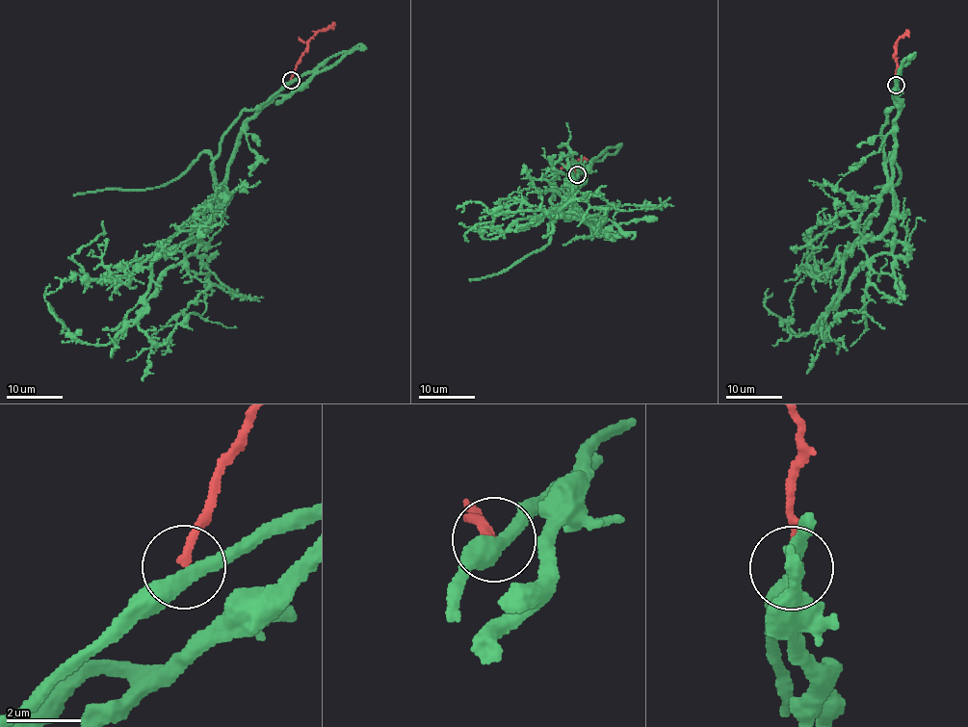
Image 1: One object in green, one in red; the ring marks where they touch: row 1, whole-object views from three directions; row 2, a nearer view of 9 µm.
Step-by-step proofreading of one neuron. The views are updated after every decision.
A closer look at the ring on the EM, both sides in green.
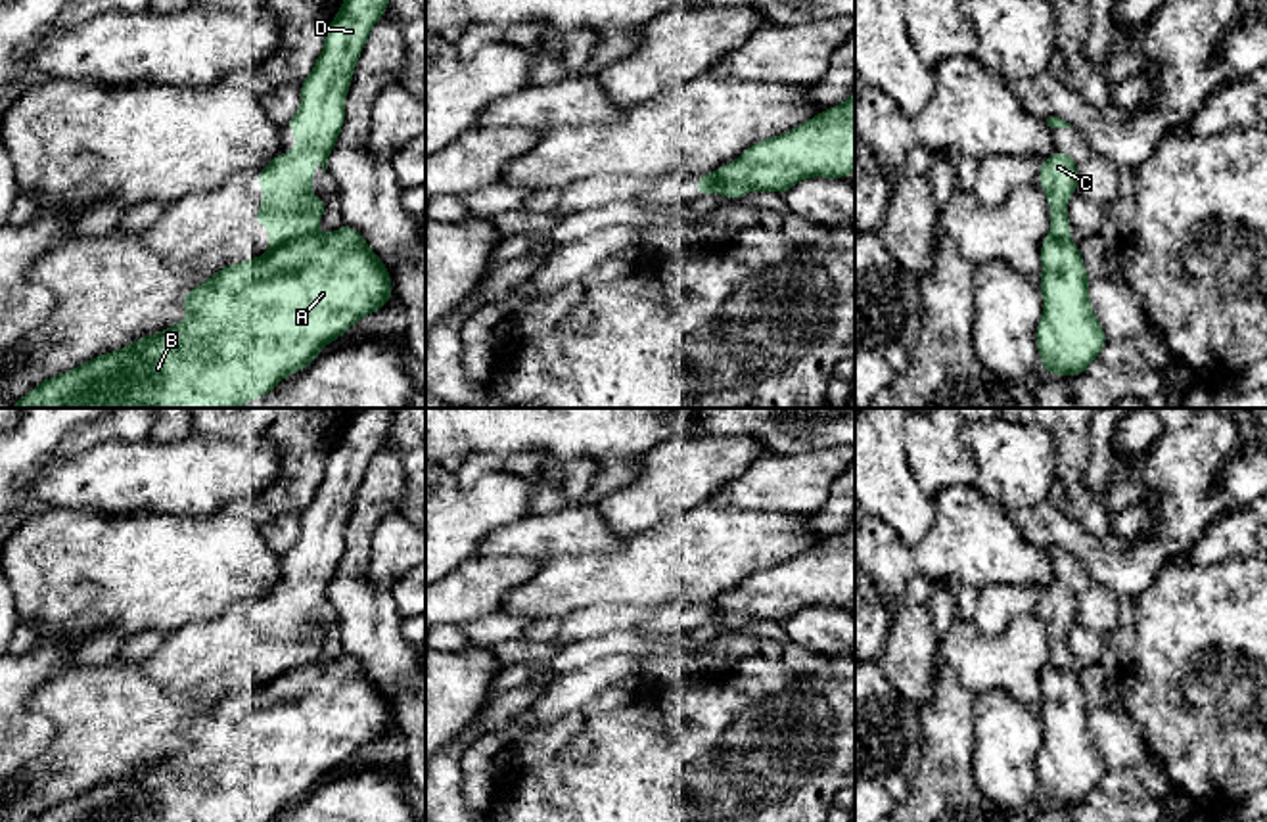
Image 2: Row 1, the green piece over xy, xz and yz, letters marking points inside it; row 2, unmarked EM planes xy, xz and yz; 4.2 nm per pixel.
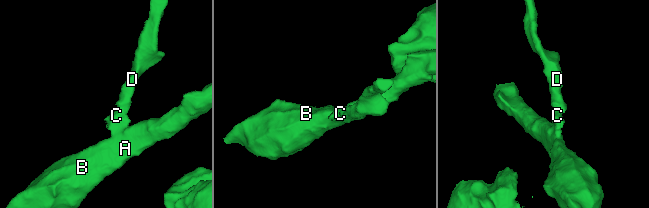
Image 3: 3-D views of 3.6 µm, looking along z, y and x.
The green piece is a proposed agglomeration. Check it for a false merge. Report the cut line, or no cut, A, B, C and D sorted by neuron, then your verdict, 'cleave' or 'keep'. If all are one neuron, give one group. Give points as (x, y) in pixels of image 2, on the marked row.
xy (313, 230), (288, 238), (271, 250) | A B / C D | cleave

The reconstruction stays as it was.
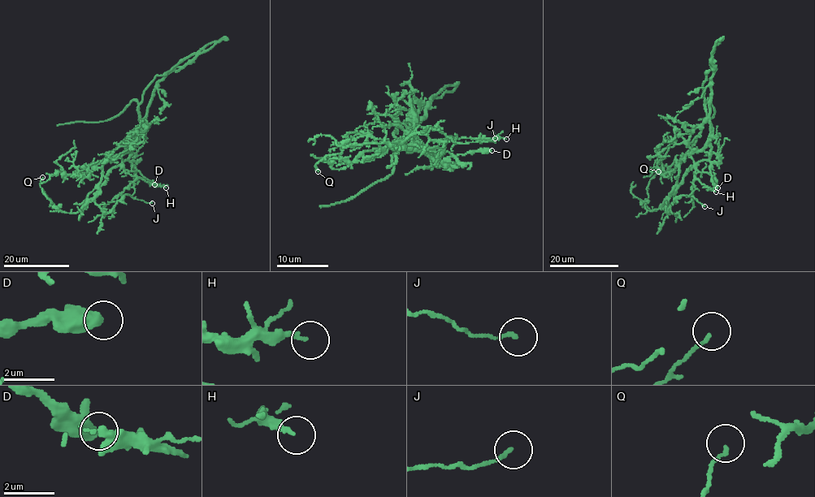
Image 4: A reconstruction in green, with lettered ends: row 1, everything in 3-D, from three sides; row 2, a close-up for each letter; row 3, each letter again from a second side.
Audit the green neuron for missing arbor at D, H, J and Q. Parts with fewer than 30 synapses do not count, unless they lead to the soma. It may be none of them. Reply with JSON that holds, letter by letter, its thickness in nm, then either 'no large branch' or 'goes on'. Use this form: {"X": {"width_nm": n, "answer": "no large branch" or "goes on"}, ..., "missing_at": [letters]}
{"D": {"width_nm": 500, "answer": "no large branch"}, "H": {"width_nm": 160, "answer": "no large branch"}, "J": {"width_nm": 120, "answer": "no large branch"}, "Q": {"width_nm": 110, "answer": "no large branch"}, "missing_at": []}

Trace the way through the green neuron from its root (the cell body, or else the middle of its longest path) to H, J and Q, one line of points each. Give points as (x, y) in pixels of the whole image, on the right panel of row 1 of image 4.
H: (695, 141), (681, 159), (691, 154), (695, 178), (716, 192)
J: (695, 141), (681, 157), (676, 185), (665, 208), (668, 213), (671, 205), (683, 195), (694, 196), (704, 206)
Q: (695, 141), (681, 157), (676, 190), (661, 207), (649, 209), (644, 202), (647, 187), (658, 171)

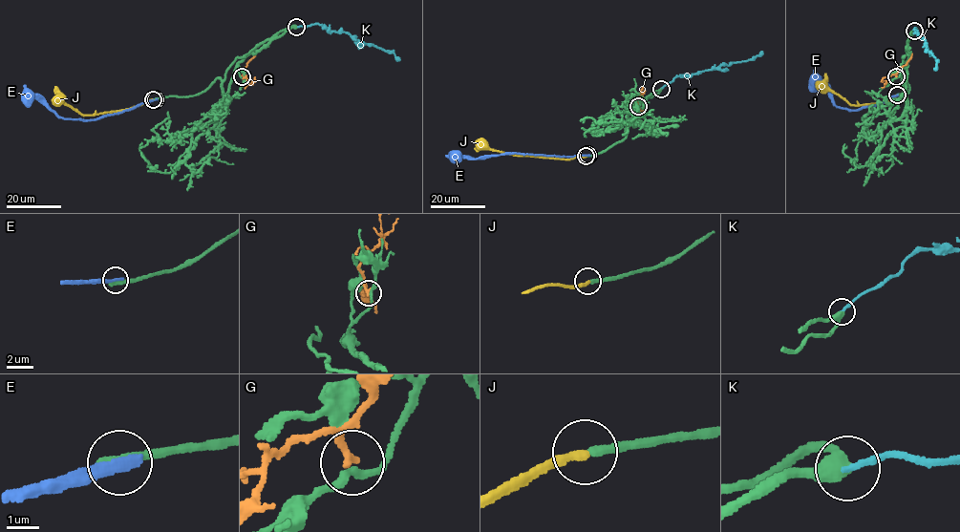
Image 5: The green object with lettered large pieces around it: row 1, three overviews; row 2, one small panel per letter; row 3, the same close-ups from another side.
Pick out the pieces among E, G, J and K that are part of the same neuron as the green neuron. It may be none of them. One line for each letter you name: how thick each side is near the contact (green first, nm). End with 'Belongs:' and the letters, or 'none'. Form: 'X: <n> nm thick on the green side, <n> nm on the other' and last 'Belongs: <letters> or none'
J: 240 nm thick on the green side, 260 nm on the other
K: 400 nm thick on the green side, 180 nm on the other
Belongs: J, K

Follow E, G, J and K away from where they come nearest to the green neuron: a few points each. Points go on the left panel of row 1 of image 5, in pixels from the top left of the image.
E: (155, 98), (95, 119), (59, 117), (35, 98), (23, 100)
G: (242, 76), (257, 52)
J: (153, 98), (125, 109), (81, 115), (65, 105), (54, 86)
K: (296, 27), (318, 23), (330, 31), (348, 32), (361, 42), (390, 51), (399, 59)

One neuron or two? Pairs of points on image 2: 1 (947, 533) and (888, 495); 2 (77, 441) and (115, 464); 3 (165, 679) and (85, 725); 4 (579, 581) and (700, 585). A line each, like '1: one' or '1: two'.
1: two
2: two
3: two
4: one

